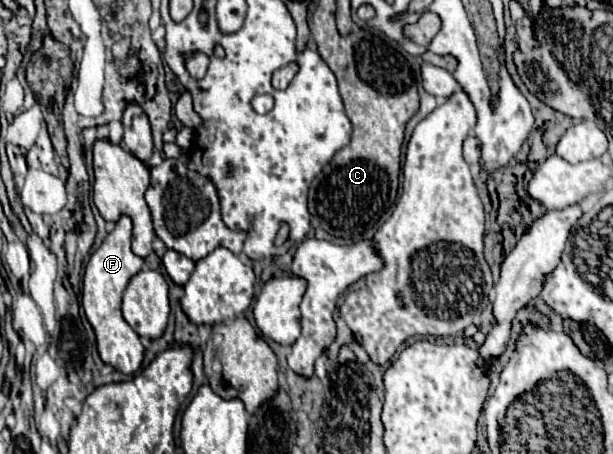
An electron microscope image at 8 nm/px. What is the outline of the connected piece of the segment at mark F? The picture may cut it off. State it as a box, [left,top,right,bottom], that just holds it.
[83,216,143,374]

